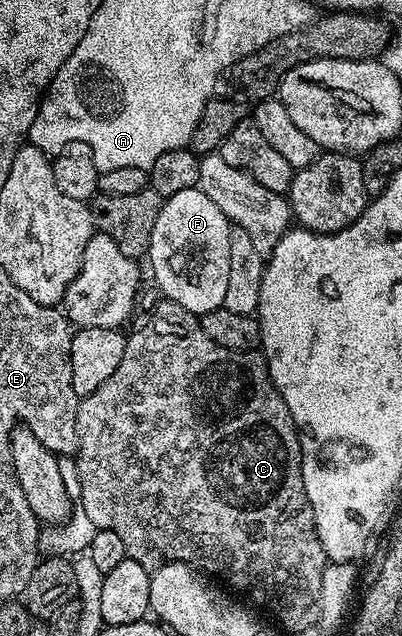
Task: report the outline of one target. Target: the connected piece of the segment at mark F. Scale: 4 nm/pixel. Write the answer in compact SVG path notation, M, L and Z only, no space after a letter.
M198 188L177 192L164 201L151 233L151 274L160 295L189 312L205 315L220 309L229 281L229 236L232 223Z

